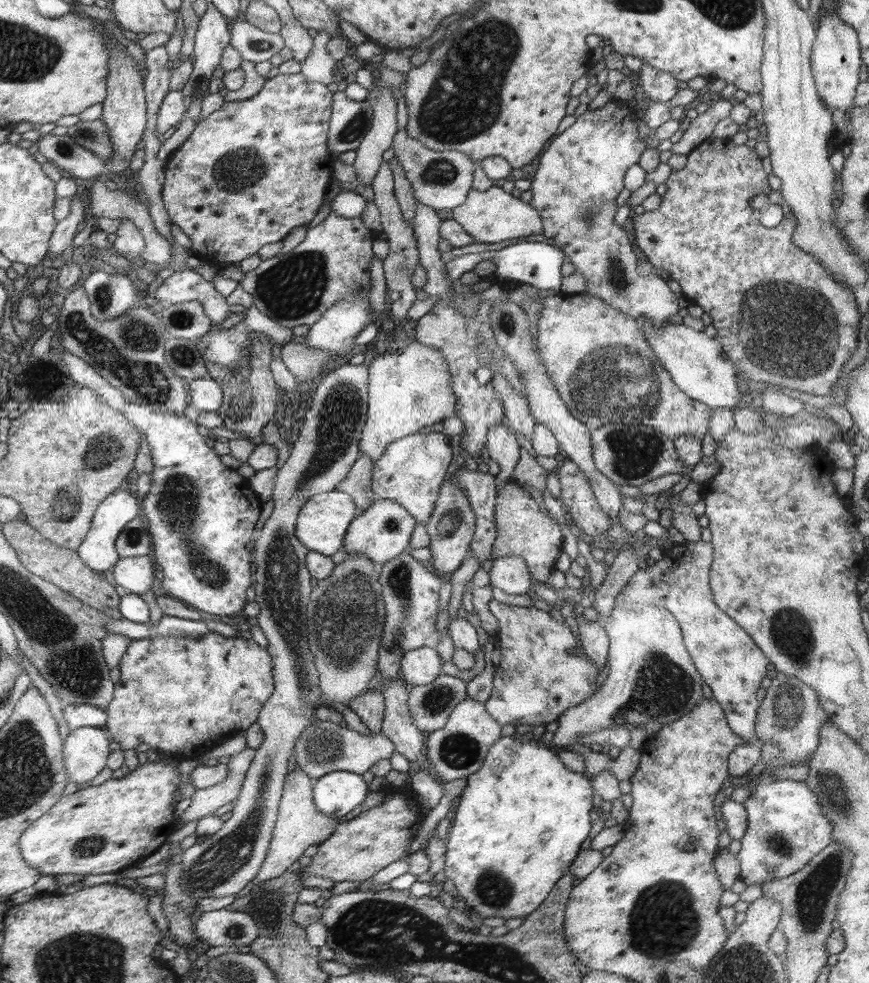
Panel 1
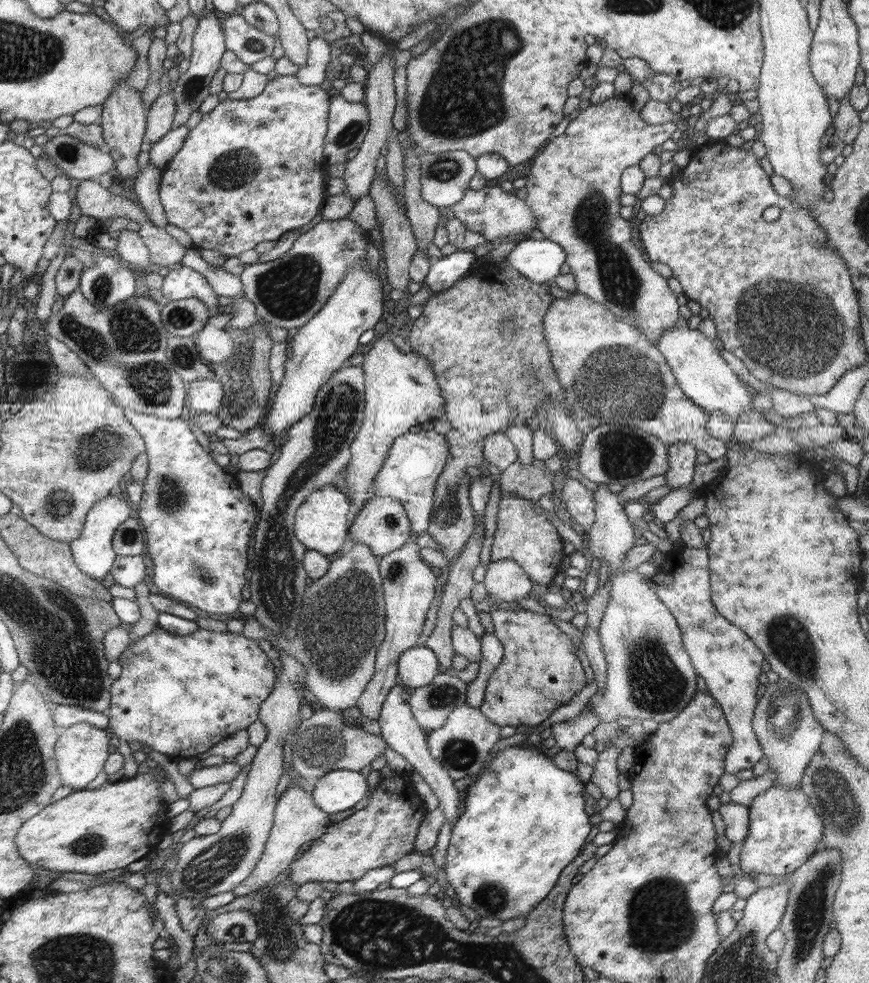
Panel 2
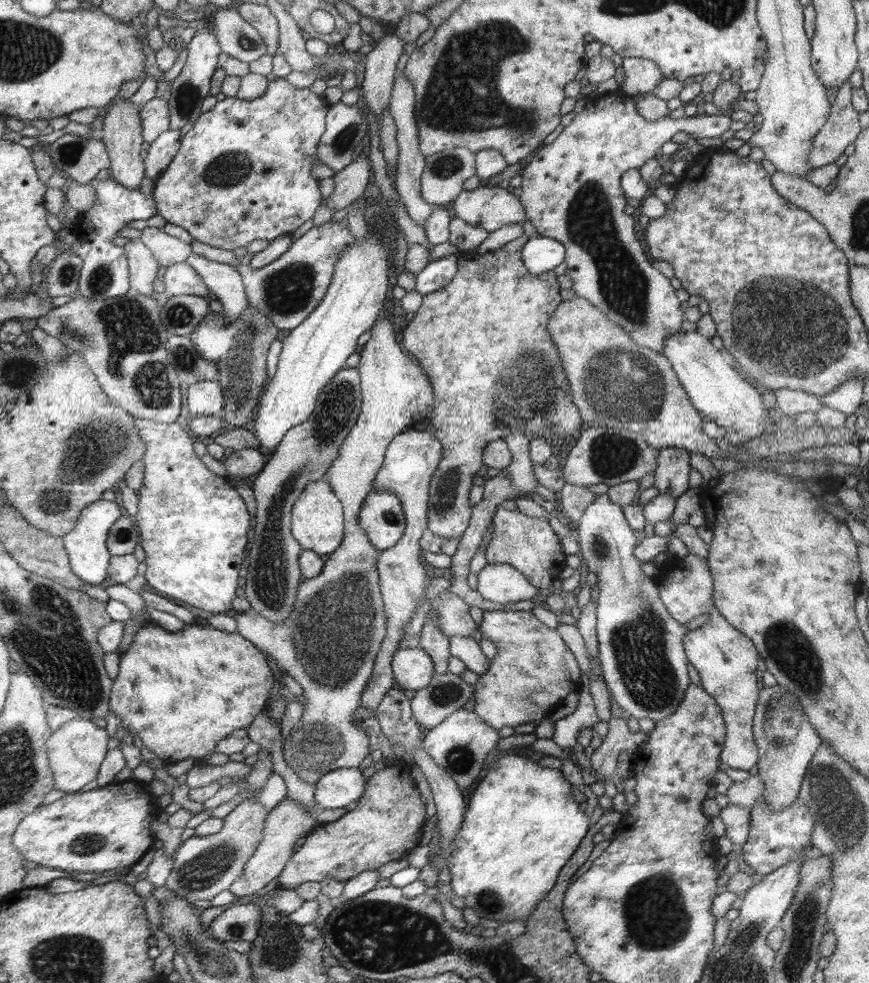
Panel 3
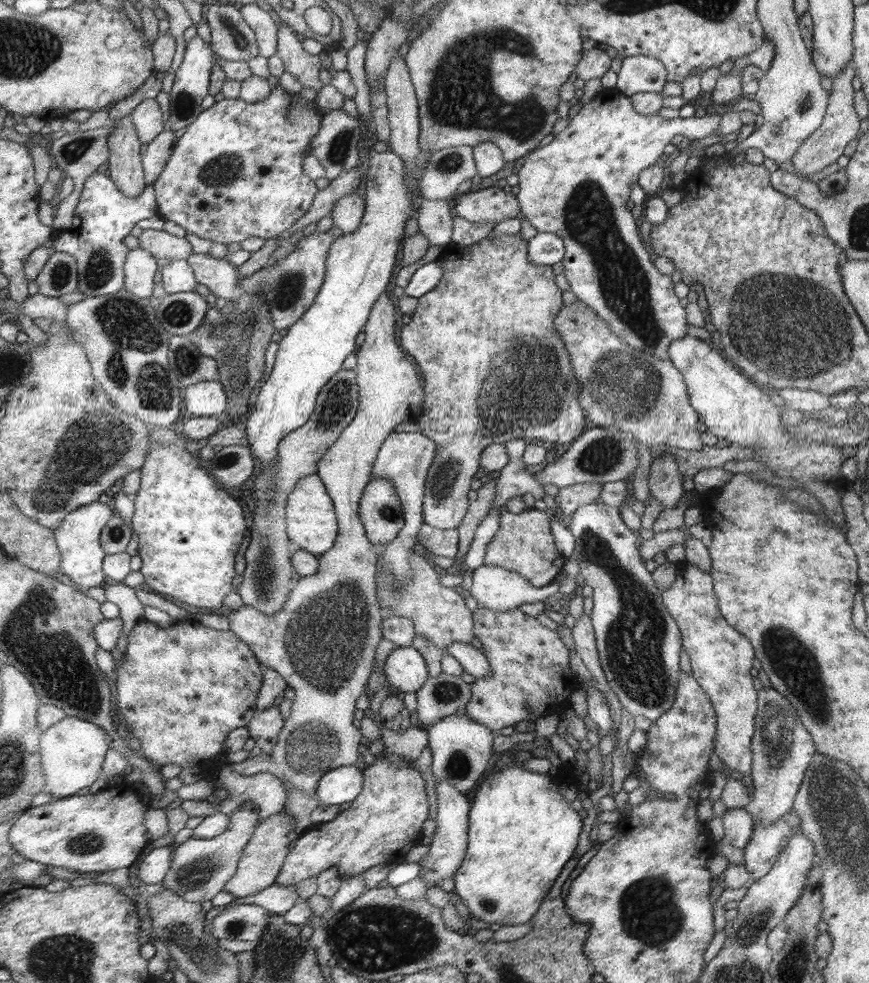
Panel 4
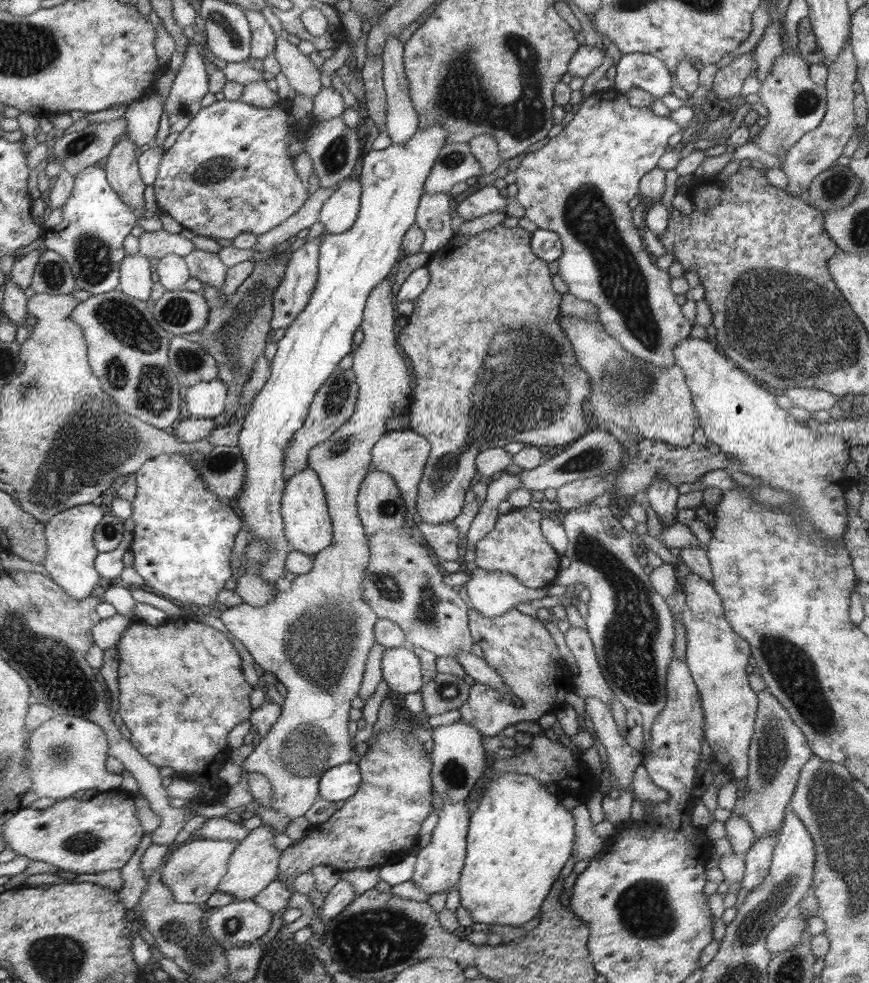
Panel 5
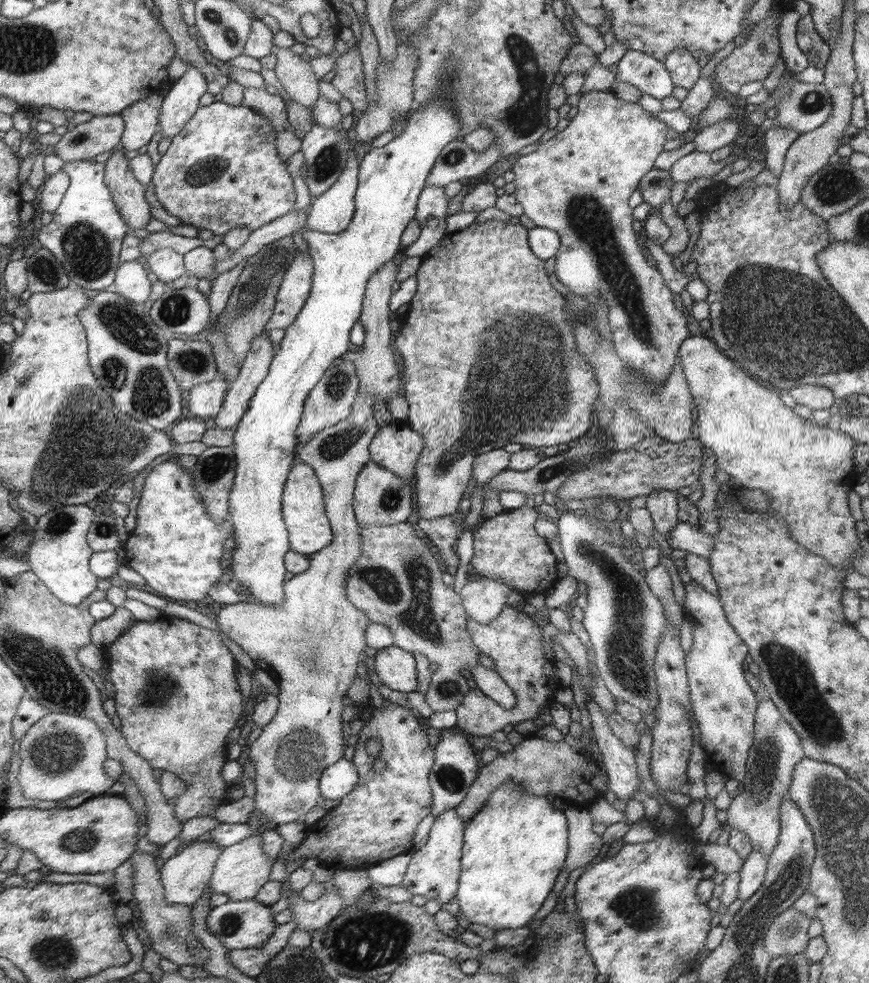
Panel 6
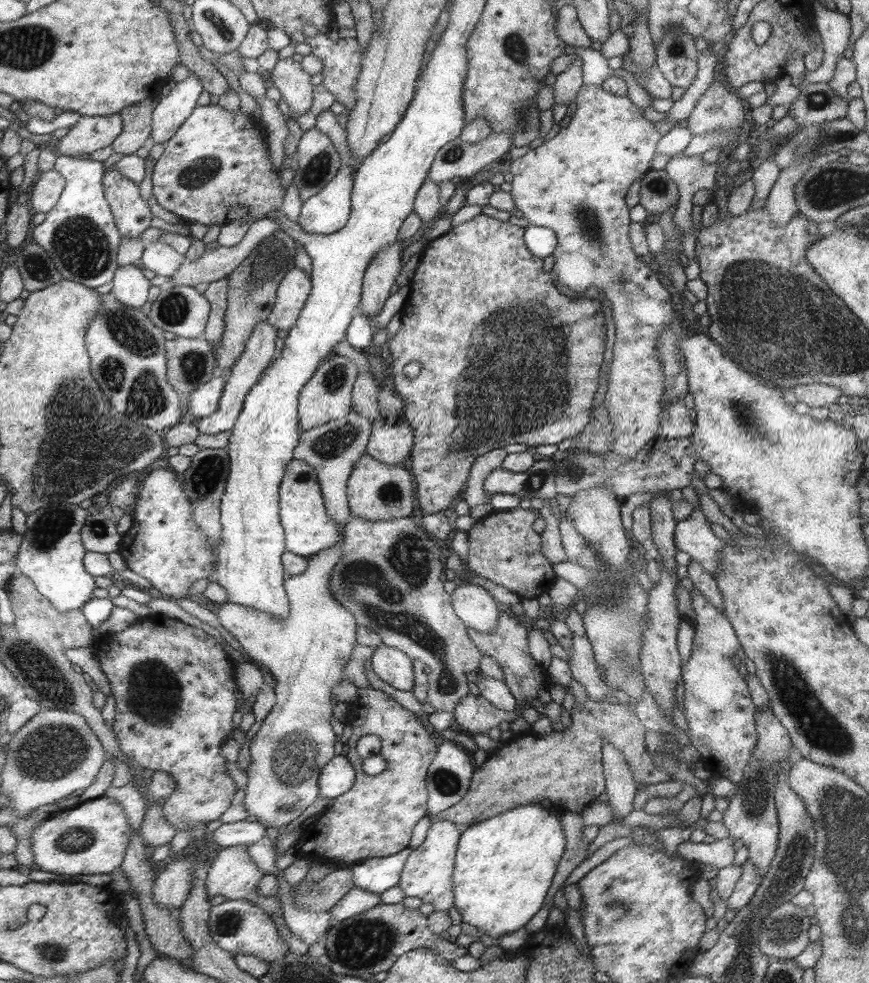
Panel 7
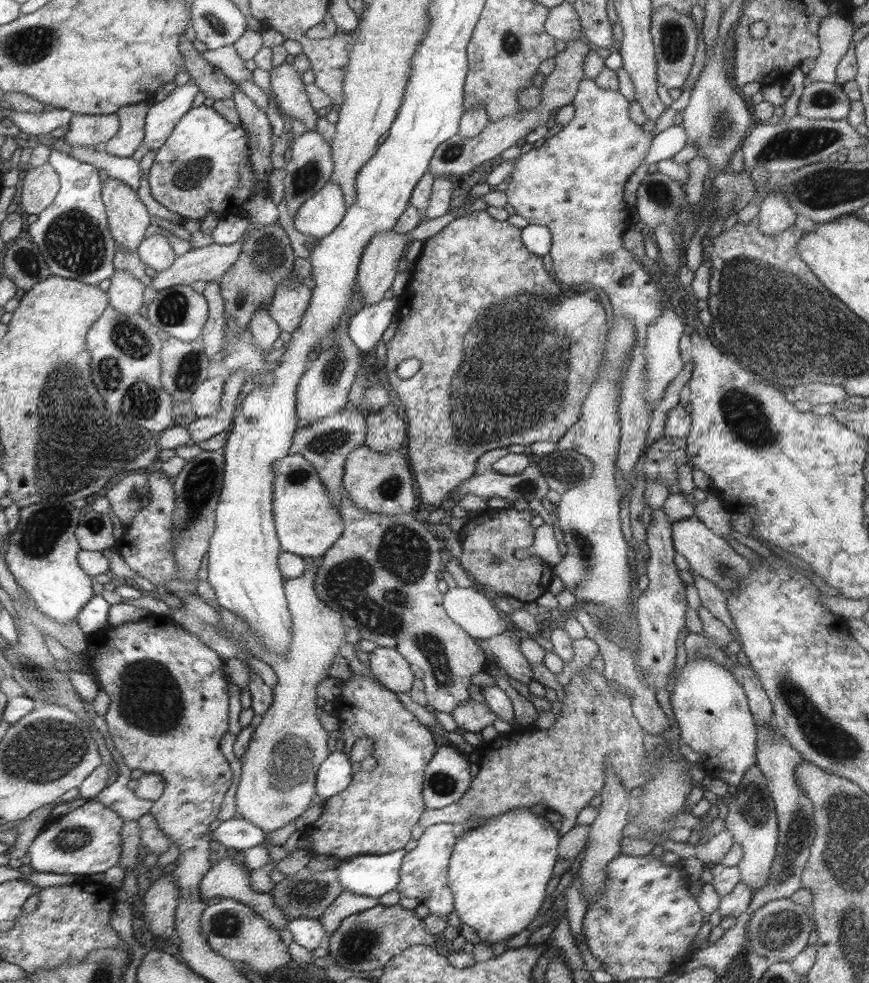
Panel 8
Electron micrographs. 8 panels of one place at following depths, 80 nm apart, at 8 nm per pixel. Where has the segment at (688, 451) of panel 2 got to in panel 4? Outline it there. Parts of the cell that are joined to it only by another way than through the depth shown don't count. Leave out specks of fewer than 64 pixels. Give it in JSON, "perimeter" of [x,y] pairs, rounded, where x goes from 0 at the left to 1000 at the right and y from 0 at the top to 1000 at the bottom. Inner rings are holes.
{"perimeter":[[[763,461],[750,468],[746,486],[747,503],[761,513],[763,519],[777,517],[787,504],[785,489],[780,470],[774,463]]]}

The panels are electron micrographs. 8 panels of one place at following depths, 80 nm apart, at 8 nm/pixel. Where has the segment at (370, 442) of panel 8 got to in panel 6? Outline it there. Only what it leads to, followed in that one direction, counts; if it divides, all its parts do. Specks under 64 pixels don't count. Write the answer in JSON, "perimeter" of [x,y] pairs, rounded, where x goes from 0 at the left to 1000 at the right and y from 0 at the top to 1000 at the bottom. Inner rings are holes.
{"perimeter":[[[456,427],[435,435],[425,454],[425,462],[434,474],[451,479],[465,492],[472,494],[488,453],[480,438],[470,434],[466,428]]]}

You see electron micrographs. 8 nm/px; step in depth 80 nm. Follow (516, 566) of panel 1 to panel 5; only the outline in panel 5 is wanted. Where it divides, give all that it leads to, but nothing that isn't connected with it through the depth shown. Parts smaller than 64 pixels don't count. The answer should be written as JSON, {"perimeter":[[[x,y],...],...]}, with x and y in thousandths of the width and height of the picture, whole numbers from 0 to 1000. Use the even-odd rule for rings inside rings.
{"perimeter":[[[548,579],[534,594],[541,615],[560,629],[577,627],[595,614],[631,606],[632,597],[609,598],[588,584]]]}

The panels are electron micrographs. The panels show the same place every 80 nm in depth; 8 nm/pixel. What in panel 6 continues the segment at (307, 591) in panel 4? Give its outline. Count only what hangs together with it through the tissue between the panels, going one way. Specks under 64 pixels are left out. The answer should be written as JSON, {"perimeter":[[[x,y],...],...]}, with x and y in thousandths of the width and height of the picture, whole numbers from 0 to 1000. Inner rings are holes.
{"perimeter":[[[446,264],[435,277],[426,283],[419,298],[418,315],[413,330],[418,333],[419,343],[413,354],[404,355],[395,361],[402,367],[413,385],[413,402],[405,412],[405,419],[399,425],[383,433],[365,439],[350,452],[342,453],[339,466],[343,470],[359,475],[373,505],[373,520],[382,535],[382,552],[368,562],[356,567],[353,581],[336,585],[329,590],[328,608],[318,615],[298,614],[293,612],[274,611],[258,615],[249,628],[250,635],[257,645],[270,652],[277,661],[285,665],[293,679],[306,684],[321,699],[320,721],[310,737],[306,737],[300,747],[289,756],[285,773],[290,775],[292,786],[287,808],[292,813],[292,827],[307,830],[316,838],[322,839],[335,835],[344,835],[359,820],[368,813],[367,795],[373,783],[395,771],[395,751],[392,751],[392,722],[395,708],[399,700],[406,696],[413,671],[420,661],[420,637],[425,635],[423,627],[410,620],[398,605],[399,581],[413,569],[417,563],[413,551],[413,534],[406,519],[406,501],[410,496],[410,486],[417,476],[427,467],[425,454],[433,444],[436,433],[429,424],[429,412],[442,411],[444,405],[453,402],[461,395],[461,378],[459,370],[448,354],[450,350],[450,334],[448,334],[448,313],[445,307],[450,303],[450,289],[455,285],[458,272]]]}

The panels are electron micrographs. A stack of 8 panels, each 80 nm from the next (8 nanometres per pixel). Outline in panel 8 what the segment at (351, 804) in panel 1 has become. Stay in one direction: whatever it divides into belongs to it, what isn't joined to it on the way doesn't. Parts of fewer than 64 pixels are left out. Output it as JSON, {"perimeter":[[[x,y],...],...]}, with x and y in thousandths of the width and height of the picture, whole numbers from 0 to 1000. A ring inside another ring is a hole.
{"perimeter":[[[383,764],[366,781],[362,788],[364,808],[379,813],[402,801],[405,796],[405,777],[396,764]]]}

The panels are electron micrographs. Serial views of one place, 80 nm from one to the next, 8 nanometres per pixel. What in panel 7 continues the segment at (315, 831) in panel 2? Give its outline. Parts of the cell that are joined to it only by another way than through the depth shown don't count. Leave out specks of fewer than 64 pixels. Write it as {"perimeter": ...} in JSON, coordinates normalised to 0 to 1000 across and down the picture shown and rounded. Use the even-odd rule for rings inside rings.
{"perimeter":[[[284,860],[259,862],[243,876],[243,883],[239,889],[239,904],[245,913],[254,910],[260,911],[264,916],[283,916],[301,924],[311,932],[319,928],[321,925],[319,916],[297,911],[295,908],[296,898],[305,887],[298,885],[291,875],[287,873]]]}

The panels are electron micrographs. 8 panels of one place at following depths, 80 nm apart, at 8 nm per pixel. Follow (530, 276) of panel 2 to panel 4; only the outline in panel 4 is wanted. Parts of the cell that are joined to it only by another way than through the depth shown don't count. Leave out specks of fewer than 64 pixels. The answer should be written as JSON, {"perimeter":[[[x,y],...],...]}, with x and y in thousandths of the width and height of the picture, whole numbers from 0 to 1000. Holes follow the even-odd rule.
{"perimeter":[[[620,236],[606,246],[608,266],[618,271],[636,271],[646,267],[649,250],[646,242],[633,236]]]}

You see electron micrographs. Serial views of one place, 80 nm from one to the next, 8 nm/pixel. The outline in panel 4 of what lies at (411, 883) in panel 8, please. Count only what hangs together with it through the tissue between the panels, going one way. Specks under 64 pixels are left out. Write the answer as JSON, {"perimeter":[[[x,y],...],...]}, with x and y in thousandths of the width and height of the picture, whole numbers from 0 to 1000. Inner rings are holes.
{"perimeter":[[[501,793],[501,810],[503,826],[501,826],[501,842],[494,859],[494,865],[484,873],[482,891],[490,897],[491,901],[502,901],[504,895],[520,891],[529,880],[535,869],[537,857],[537,831],[540,816],[517,796]]]}

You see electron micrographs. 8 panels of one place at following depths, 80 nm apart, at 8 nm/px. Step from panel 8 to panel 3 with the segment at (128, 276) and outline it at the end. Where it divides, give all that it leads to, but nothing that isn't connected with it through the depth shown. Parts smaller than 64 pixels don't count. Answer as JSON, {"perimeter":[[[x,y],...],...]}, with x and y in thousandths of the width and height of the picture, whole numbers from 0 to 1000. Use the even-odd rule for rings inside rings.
{"perimeter":[[[162,241],[151,243],[143,251],[152,276],[152,293],[167,301],[174,302],[174,299],[178,296],[177,287],[184,271],[183,266]]]}

